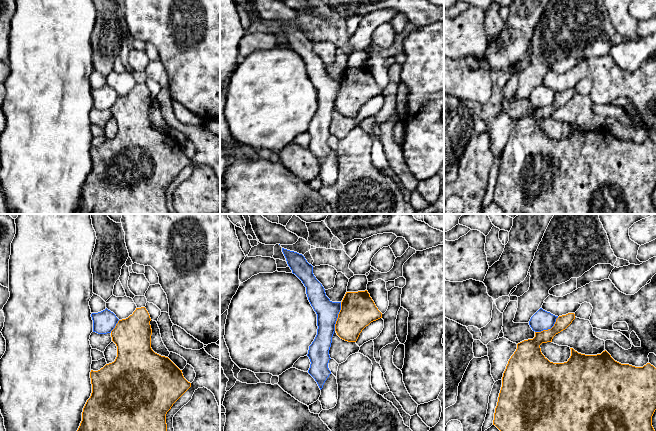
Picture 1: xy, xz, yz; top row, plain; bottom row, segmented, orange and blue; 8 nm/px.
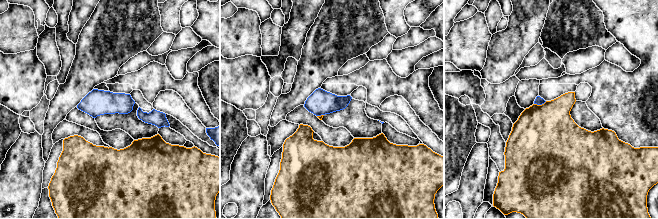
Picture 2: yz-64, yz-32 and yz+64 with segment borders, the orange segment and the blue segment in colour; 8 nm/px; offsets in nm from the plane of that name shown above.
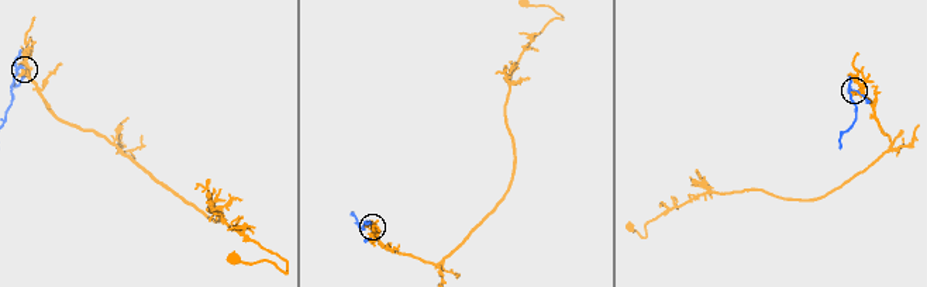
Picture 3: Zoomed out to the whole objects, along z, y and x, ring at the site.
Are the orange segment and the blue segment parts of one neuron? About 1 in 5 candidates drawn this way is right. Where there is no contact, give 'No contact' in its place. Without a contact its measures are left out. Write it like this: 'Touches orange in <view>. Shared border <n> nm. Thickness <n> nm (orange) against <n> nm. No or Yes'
Touches orange in xz. Shared border 240 nm. Thickness 280 nm (orange) against 180 nm. No

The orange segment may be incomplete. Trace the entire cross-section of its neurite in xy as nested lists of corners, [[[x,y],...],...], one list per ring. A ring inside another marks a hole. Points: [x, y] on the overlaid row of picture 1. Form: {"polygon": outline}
{"polygon": [[[145,307],[136,308],[111,331],[117,357],[100,370],[91,370],[92,393],[77,431],[167,431],[166,414],[191,383],[168,357],[152,350],[150,321]]]}

